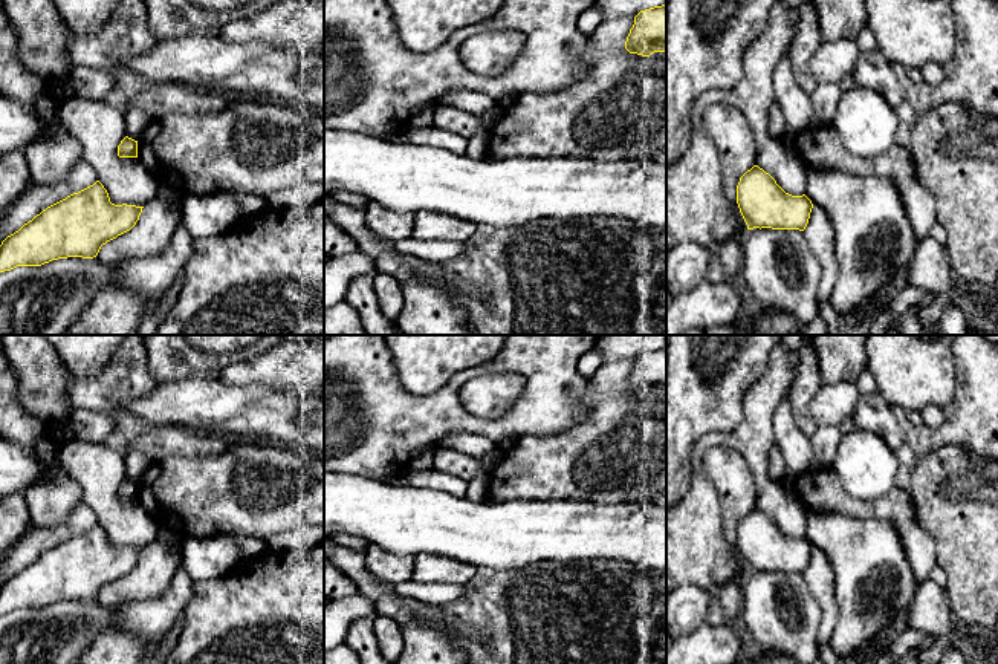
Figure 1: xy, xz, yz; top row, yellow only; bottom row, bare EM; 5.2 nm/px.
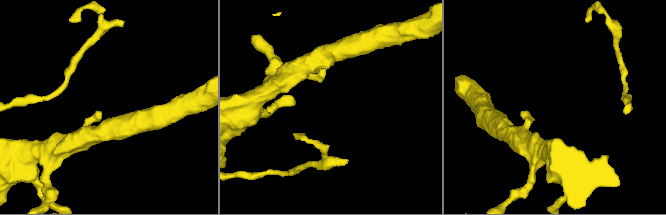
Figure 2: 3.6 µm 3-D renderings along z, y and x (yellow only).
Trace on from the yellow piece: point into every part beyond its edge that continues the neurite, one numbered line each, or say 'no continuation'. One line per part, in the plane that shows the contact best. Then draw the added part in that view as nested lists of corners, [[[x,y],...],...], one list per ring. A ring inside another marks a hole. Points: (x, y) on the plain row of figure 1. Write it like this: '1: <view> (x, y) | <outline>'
no continuation

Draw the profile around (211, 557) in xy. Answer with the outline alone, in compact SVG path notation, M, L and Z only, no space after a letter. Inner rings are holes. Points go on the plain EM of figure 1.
M235 534L208 539L188 537L182 545L188 575L196 581L222 577L245 560Z

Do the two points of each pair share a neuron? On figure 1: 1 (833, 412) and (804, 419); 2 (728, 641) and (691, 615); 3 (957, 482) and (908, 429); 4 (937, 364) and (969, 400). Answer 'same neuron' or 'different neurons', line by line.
1: different neurons
2: different neurons
3: different neurons
4: different neurons

